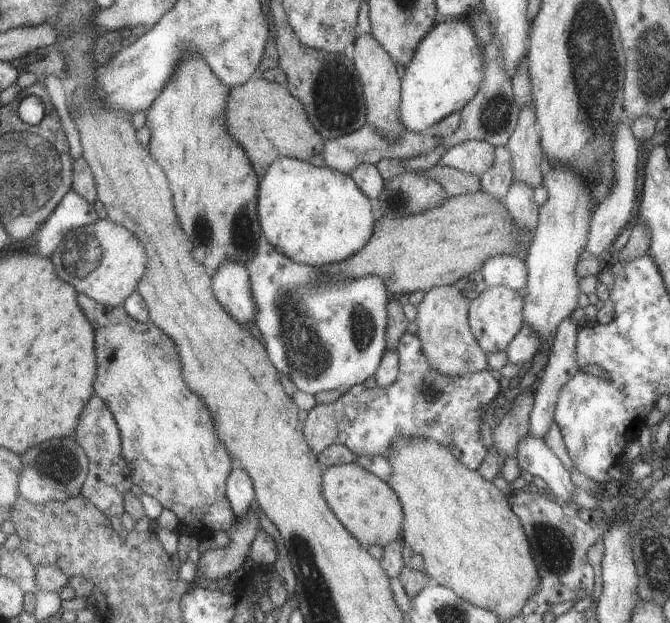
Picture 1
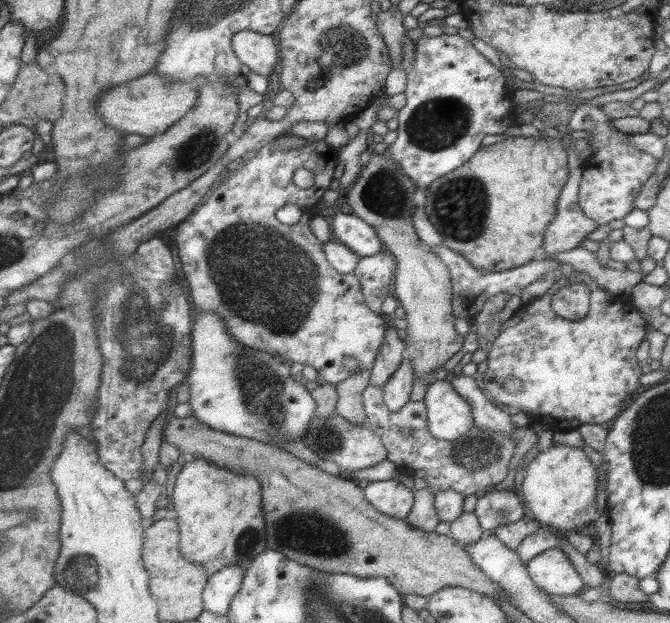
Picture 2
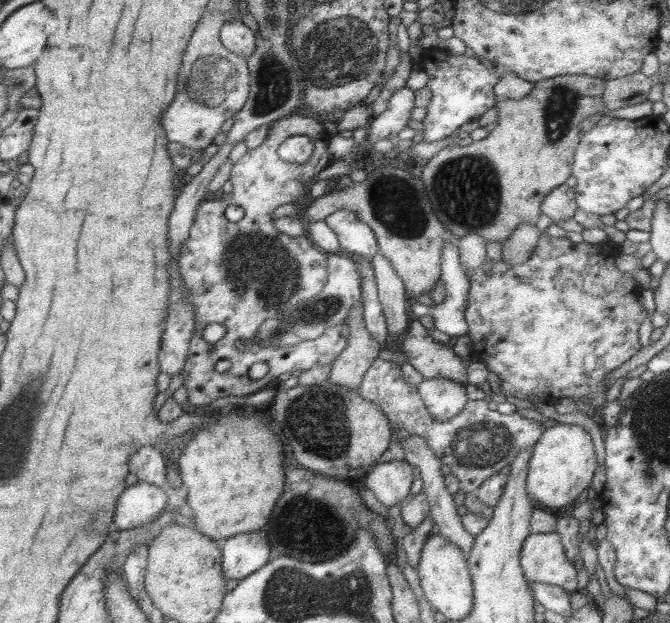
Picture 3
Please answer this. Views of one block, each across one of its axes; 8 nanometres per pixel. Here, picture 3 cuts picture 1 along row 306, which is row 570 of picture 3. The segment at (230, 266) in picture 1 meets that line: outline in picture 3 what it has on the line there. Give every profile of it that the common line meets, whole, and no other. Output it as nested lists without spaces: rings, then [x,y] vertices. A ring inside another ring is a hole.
[[[267,530],[242,533],[221,541],[222,570],[226,580],[240,580],[262,568],[270,559],[272,546]]]

